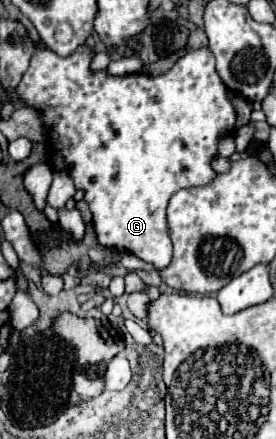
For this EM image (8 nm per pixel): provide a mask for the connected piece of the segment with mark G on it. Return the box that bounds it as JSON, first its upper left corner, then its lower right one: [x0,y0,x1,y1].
[16,41,236,271]

